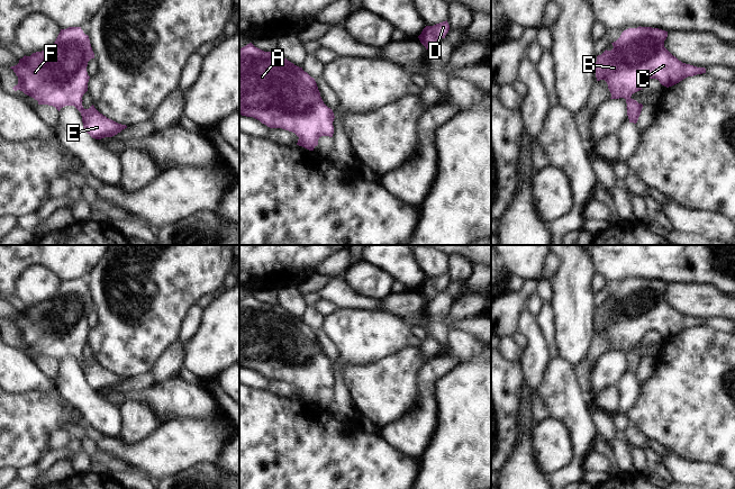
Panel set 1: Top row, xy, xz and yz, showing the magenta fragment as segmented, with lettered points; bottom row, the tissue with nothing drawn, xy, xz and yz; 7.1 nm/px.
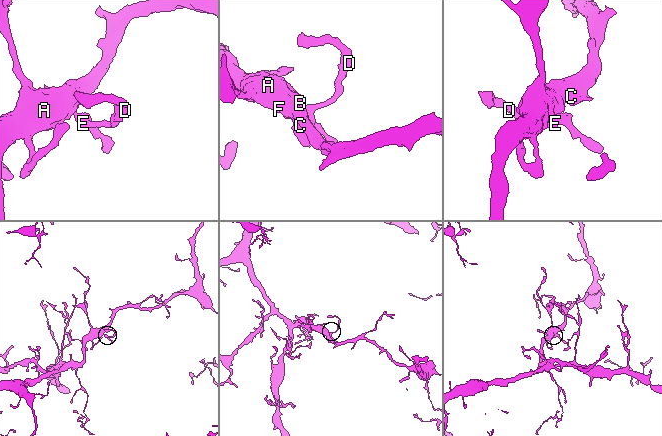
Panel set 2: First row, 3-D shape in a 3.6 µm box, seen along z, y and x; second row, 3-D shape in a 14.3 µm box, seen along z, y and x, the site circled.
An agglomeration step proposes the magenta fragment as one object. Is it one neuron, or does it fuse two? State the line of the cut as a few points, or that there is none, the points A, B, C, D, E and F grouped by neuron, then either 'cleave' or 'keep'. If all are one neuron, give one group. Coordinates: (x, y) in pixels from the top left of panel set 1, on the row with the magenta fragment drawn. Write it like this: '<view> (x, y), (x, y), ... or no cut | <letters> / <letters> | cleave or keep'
no cut | A B C D E F | keep

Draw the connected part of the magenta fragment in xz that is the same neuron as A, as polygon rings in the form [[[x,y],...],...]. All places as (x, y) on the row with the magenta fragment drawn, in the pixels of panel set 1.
[[[252,43],[239,48],[239,115],[253,117],[270,128],[294,133],[299,137],[297,145],[309,151],[314,151],[321,136],[333,137],[334,134],[334,112],[324,103],[315,79],[278,52],[264,52]]]

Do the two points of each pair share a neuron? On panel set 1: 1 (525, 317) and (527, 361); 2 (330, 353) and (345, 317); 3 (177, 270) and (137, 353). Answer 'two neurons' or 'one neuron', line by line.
1: one neuron
2: two neurons
3: one neuron

